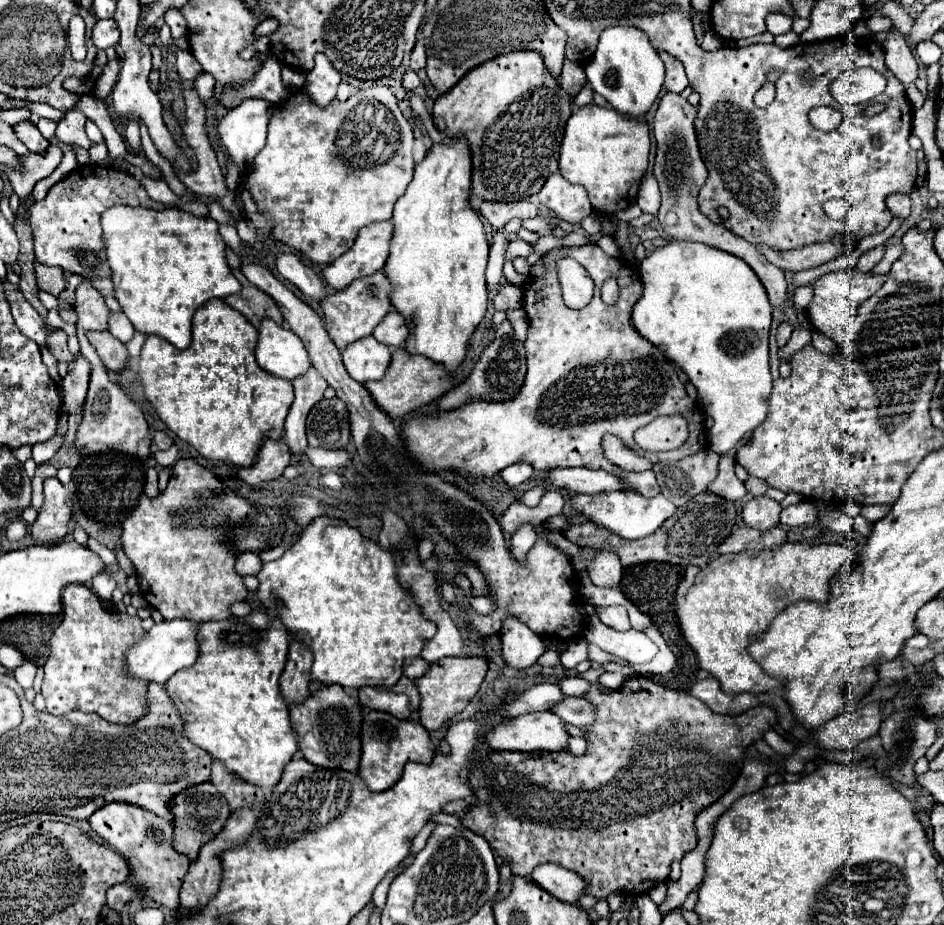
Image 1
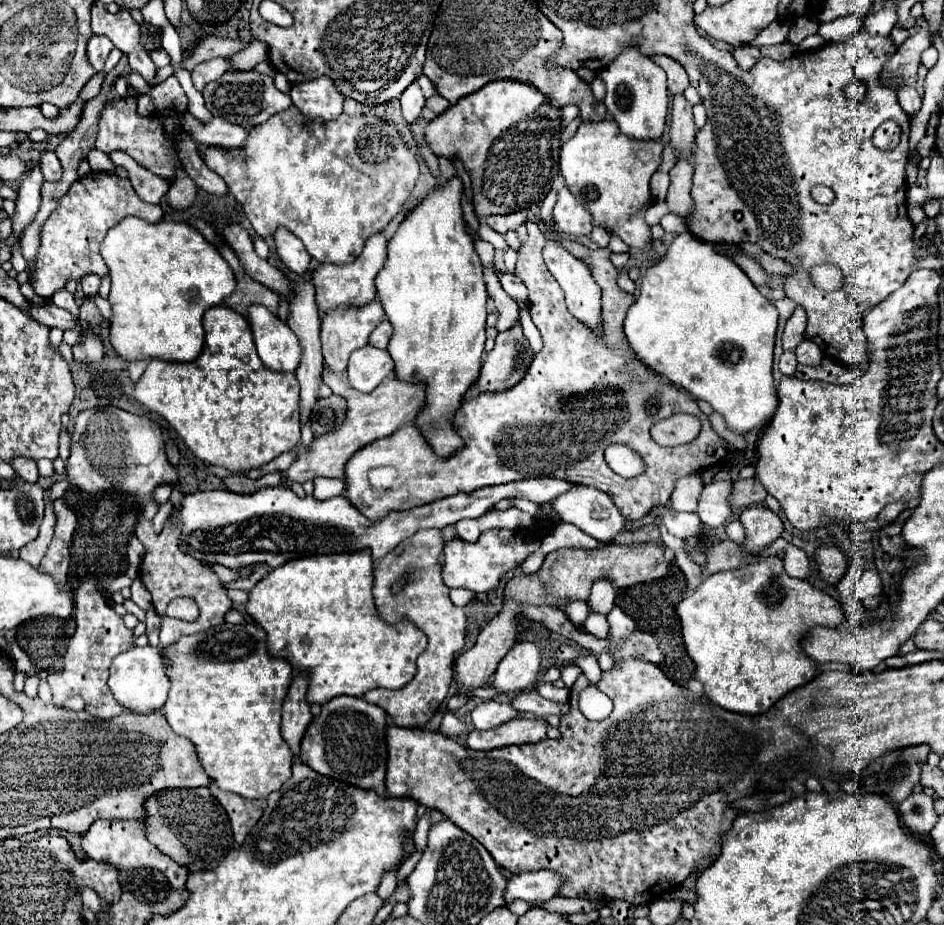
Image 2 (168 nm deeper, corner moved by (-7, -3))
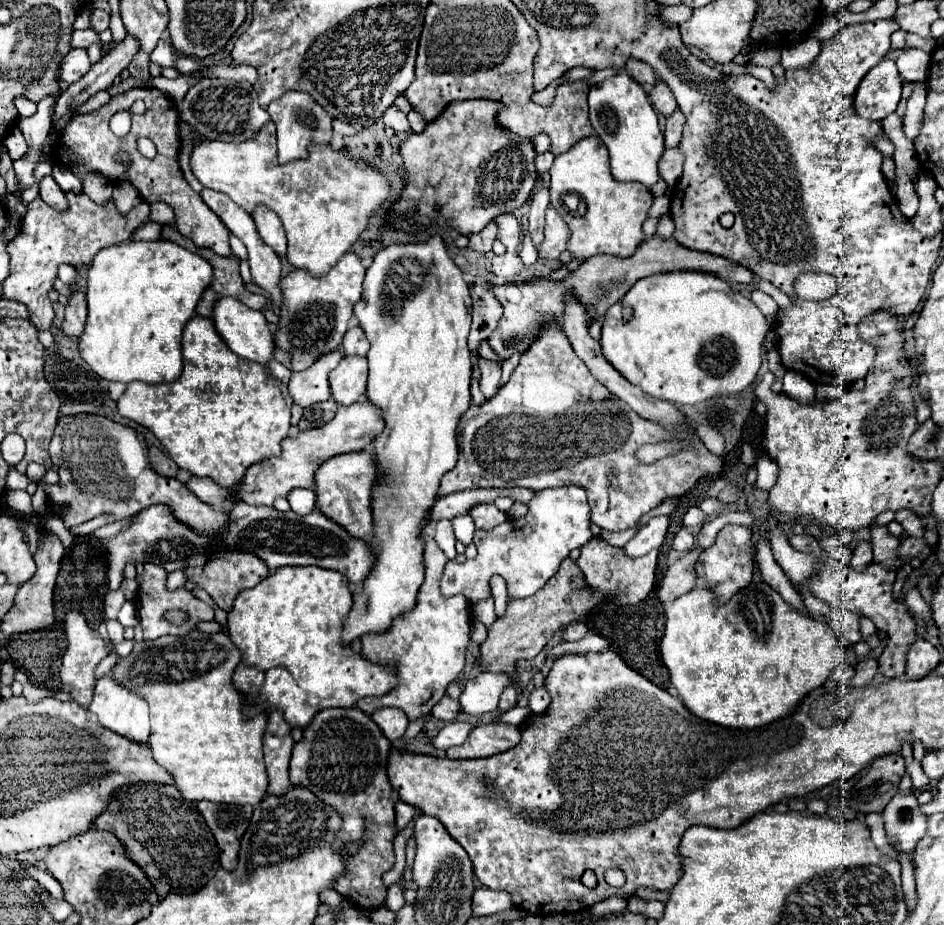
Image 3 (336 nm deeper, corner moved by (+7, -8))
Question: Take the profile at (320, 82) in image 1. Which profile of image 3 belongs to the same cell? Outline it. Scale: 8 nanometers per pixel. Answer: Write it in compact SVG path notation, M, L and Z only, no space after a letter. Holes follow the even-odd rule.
M289 90L279 100L273 100L267 108L271 120L277 124L277 146L279 146L279 164L287 164L291 160L307 158L309 142L329 144L331 142L331 116L325 108L321 108L307 92ZM305 116L305 118L301 118Z

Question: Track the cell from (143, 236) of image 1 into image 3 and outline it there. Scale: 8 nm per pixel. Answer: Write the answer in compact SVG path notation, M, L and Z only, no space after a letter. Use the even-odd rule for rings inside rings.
M127 240L123 244L101 248L93 258L87 274L89 316L85 332L79 340L81 358L91 366L91 370L99 378L105 380L117 380L125 384L133 380L143 380L149 384L177 380L183 370L183 328L195 316L195 306L211 280L211 264L171 240Z

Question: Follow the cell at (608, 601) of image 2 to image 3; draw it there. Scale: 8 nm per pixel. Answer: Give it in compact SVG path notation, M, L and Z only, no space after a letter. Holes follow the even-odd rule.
M571 622L567 628L565 628L565 640L581 640L585 634L589 632L589 626L585 624L585 622L579 622L579 624L575 624L575 622Z

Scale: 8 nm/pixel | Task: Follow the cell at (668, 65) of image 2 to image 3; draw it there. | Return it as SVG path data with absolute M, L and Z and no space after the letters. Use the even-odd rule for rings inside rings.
M629 60L625 70L627 70L627 74L631 74L645 88L647 94L653 90L653 84L657 84L657 74L655 74L655 70L647 62Z

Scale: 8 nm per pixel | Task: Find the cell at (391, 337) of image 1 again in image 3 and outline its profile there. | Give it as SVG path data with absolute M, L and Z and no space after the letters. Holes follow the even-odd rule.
M355 326L355 328L345 332L345 336L343 336L343 350L345 350L345 354L365 356L365 352L369 350L369 340L367 340L365 332L361 332L361 326Z

